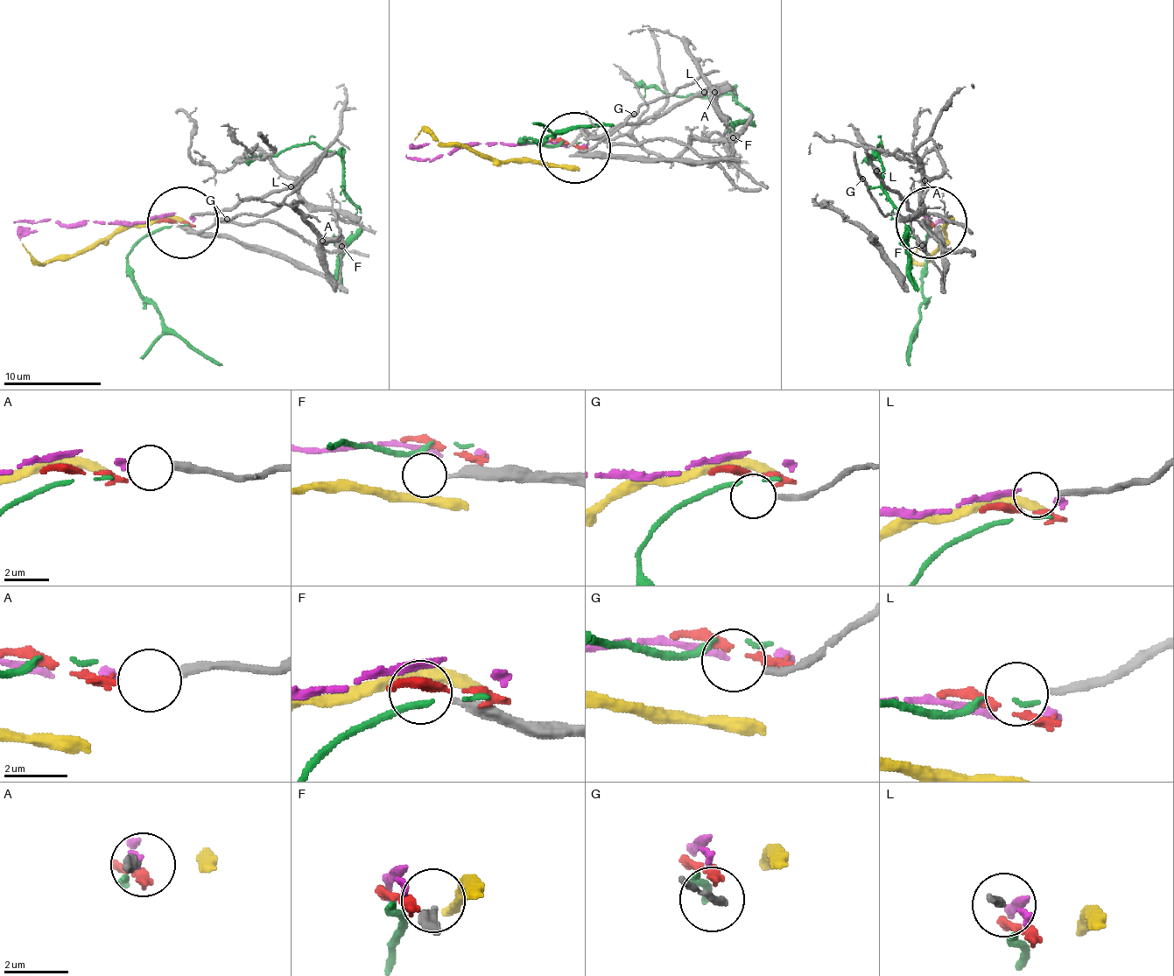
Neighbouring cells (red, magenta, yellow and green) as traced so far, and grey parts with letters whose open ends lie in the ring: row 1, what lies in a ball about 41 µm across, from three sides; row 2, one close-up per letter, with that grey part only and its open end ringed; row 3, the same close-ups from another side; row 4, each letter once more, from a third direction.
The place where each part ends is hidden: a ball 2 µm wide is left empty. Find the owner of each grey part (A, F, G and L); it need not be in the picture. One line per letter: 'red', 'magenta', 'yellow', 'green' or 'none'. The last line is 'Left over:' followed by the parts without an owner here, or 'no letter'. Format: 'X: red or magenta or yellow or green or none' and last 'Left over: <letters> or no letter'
A: magenta
F: none
G: none
L: none
Left over: F, G, L

